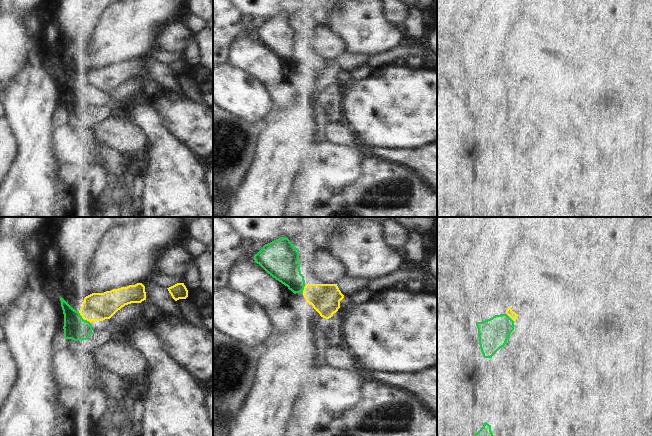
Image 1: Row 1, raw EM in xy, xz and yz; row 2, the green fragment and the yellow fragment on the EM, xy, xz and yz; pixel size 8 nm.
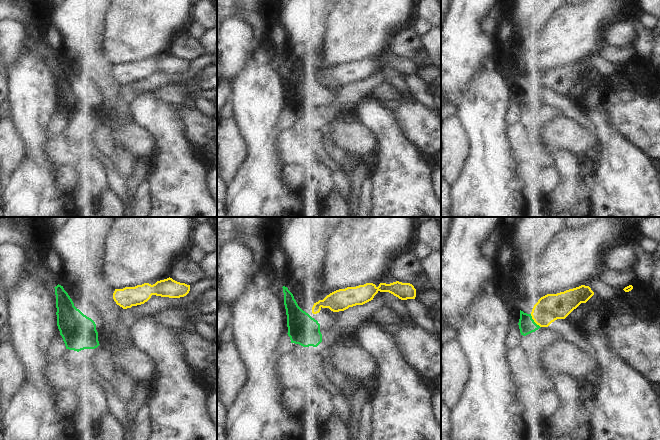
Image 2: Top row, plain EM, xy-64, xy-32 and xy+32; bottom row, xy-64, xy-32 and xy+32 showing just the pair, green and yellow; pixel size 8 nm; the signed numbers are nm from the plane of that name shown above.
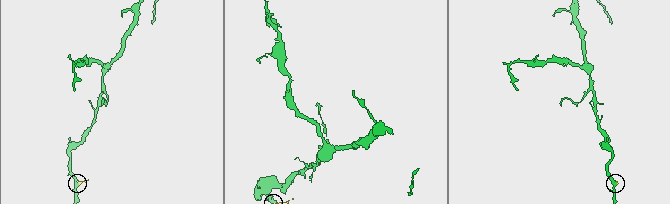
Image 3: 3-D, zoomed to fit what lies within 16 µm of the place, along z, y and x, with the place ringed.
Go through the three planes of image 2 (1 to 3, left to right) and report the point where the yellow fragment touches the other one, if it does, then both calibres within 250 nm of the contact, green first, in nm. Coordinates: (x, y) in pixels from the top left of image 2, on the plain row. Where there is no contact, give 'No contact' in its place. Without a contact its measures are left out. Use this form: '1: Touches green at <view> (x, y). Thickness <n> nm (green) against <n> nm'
1: No contact
2: No contact
3: Touches green at xy+32 (533, 97). Thickness 130 nm (green) against 220 nm.

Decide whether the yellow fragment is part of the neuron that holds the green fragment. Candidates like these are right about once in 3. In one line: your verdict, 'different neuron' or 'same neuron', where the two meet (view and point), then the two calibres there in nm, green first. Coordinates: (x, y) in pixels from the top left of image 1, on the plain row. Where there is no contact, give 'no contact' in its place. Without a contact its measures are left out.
different neuron; contact xy (83, 95); calibres 190 and 220 nm

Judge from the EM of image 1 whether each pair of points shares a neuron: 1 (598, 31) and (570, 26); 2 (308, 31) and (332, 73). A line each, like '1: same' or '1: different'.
1: same
2: different

